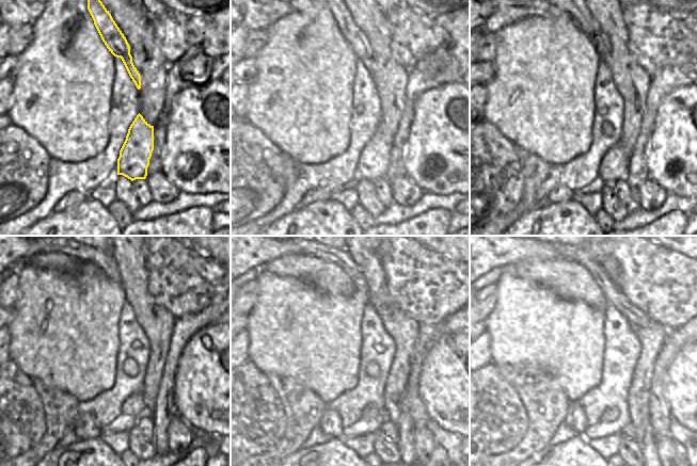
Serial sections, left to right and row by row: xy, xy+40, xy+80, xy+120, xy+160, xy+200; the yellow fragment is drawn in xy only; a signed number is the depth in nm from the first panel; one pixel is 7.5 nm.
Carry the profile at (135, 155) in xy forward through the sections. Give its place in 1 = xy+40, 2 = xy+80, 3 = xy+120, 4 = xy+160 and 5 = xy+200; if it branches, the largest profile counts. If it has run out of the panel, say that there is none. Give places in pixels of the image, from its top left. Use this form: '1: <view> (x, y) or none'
1: xy+40 (374, 161)
2: xy+80 (614, 165)
3: xy+120 (133, 406)
4: xy+160 (369, 412)
5: xy+200 (610, 415)

